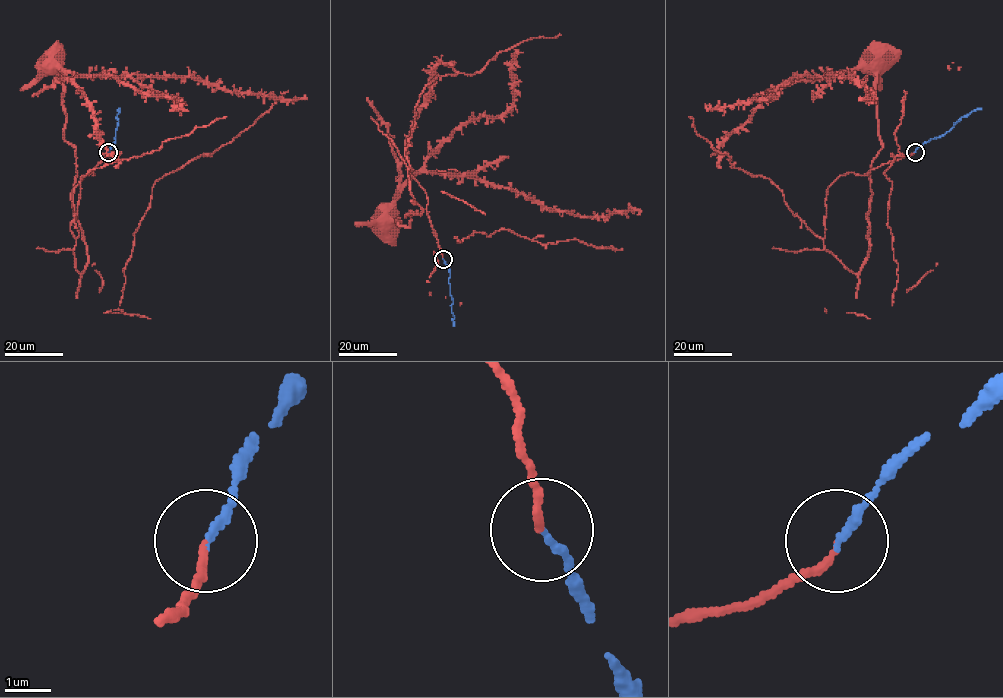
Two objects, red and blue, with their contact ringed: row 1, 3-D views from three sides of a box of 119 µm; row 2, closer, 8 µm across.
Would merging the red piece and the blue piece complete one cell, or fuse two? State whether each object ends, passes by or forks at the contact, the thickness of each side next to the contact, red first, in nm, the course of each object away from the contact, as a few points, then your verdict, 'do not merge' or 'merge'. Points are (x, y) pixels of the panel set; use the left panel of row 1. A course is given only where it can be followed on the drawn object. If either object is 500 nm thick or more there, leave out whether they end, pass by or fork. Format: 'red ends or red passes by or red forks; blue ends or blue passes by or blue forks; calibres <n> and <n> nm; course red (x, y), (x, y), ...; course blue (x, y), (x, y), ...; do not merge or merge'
red ends; blue ends; calibres 150 and 180 nm; course red (108, 151), (73, 189), (80, 273), (88, 256), (72, 203), (76, 149), (64, 137), (64, 82), (53, 61); course blue (108, 151), (115, 142), (119, 108); merge

